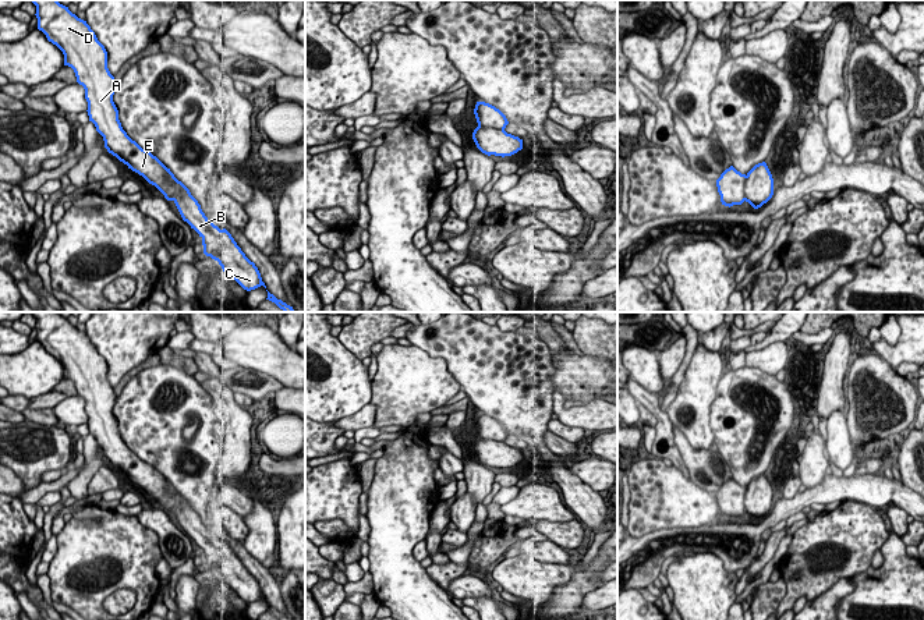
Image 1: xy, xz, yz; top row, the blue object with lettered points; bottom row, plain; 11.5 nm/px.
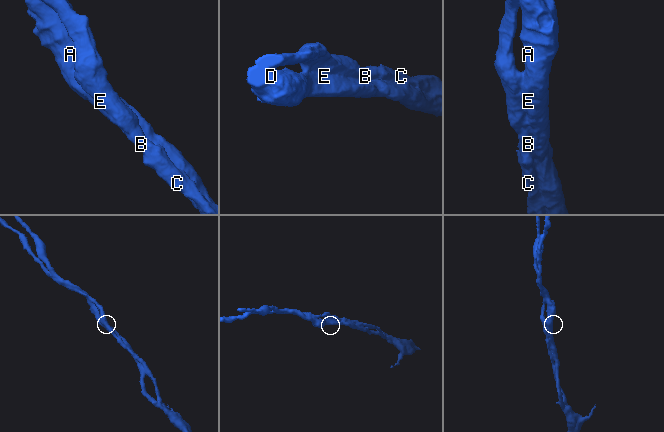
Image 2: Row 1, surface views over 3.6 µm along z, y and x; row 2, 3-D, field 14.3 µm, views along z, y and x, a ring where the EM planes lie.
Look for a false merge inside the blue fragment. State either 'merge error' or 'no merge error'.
no merge error

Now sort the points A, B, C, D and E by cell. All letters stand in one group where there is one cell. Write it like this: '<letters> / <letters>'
A B C D E

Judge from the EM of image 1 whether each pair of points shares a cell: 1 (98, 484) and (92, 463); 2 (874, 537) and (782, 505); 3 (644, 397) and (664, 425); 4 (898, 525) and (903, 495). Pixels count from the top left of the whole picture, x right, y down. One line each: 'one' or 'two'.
1: two
2: two
3: one
4: two

